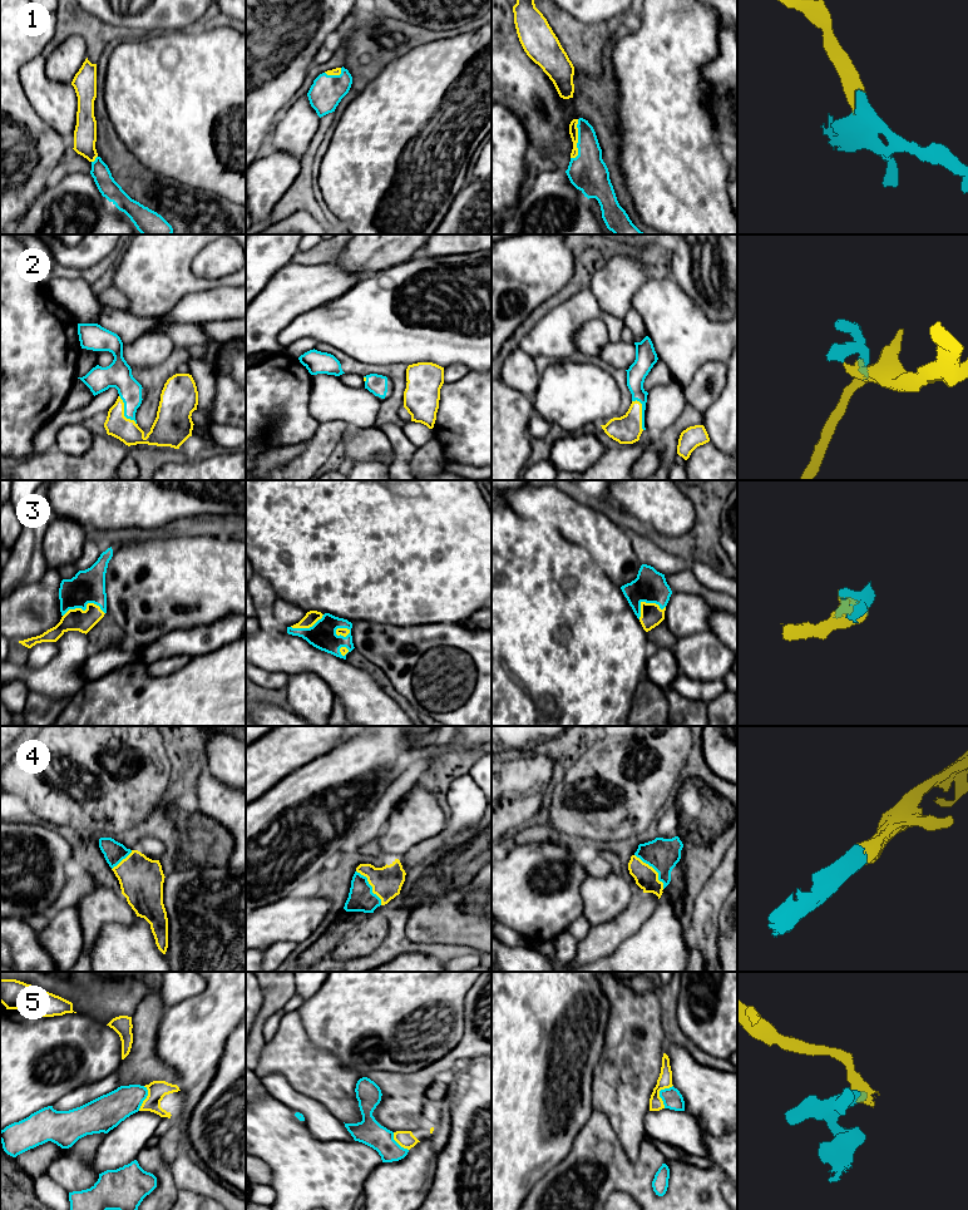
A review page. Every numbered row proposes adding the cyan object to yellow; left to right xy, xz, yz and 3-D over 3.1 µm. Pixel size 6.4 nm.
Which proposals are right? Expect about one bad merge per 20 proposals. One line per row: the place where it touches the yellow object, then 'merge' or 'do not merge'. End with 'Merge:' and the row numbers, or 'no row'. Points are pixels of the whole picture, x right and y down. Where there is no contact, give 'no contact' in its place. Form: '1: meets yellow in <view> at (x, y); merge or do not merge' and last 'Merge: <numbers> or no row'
1: meets yellow in yz at (577, 141); merge
2: meets yellow in yz at (641, 414); merge
3: meets yellow in xy at (85, 610); merge
4: meets yellow in yz at (653, 869); merge
5: meets yellow in yz at (658, 1094); do not merge
Merge: 1, 2, 3, 4

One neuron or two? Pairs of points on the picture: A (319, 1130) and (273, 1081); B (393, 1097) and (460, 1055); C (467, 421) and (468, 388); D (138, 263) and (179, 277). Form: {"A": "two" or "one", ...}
{"A": "one", "B": "one", "C": "one", "D": "one"}

